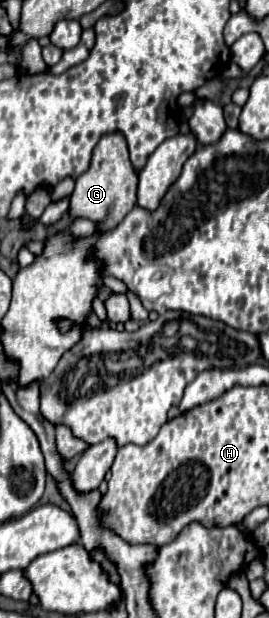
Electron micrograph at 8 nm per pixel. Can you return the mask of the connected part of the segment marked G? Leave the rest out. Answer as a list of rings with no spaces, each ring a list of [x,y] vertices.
[[[118,131],[108,133],[98,141],[88,171],[76,179],[76,187],[70,197],[70,213],[76,217],[88,217],[96,221],[100,225],[100,231],[110,231],[136,205],[136,193],[138,193],[138,173],[130,163],[126,137]]]

